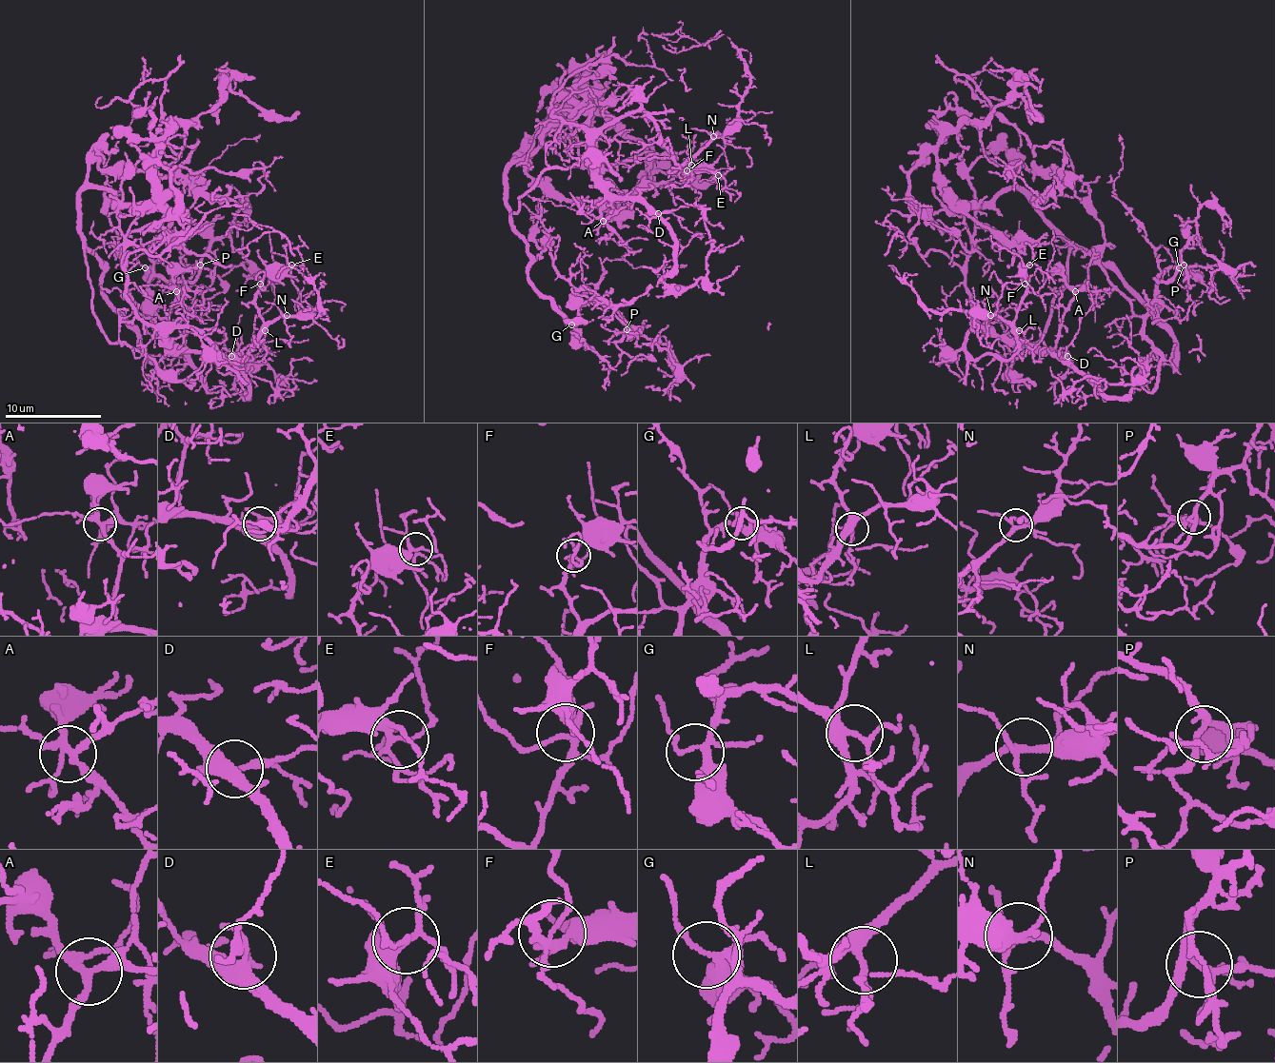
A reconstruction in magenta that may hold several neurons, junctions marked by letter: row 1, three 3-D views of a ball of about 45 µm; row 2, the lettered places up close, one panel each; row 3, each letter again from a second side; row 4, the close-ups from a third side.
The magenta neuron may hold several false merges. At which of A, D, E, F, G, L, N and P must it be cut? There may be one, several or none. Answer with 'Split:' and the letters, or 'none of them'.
Split: none of them

